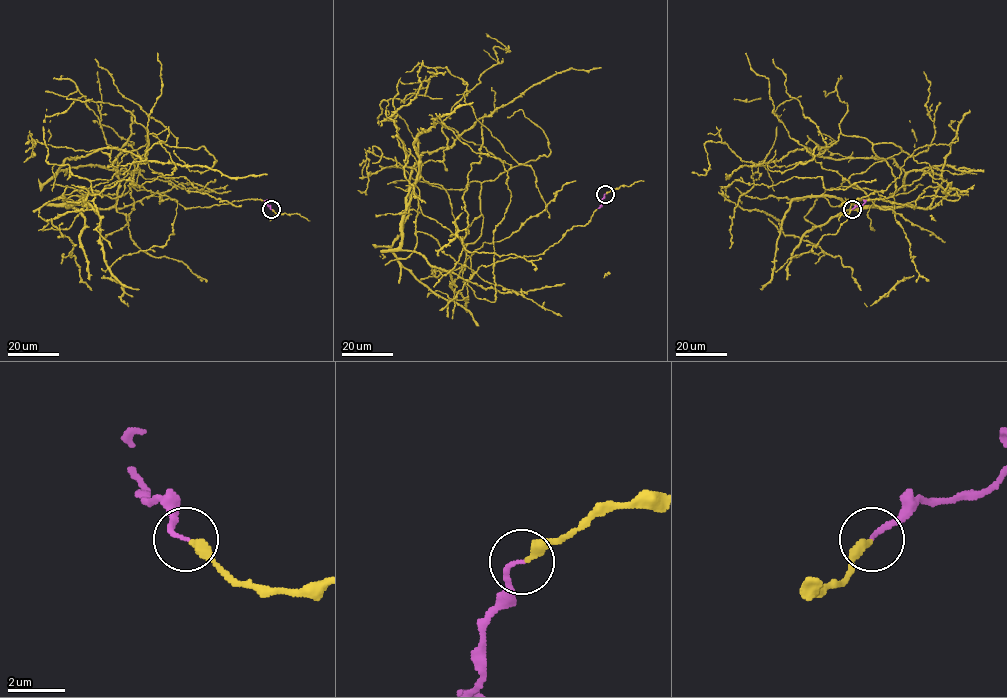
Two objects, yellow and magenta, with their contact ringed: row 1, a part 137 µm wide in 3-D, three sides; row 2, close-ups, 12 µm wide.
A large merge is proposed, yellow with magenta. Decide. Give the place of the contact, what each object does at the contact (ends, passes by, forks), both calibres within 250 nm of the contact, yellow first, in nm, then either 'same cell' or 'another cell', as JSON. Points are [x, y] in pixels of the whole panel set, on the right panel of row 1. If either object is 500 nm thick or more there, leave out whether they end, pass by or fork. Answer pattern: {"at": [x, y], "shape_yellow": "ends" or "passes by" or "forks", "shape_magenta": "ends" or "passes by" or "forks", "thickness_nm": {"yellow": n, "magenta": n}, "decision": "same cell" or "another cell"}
{"at": [852, 209], "shape_yellow": "ends", "shape_magenta": "ends", "thickness_nm": {"yellow": 340, "magenta": 150}, "decision": "same cell"}

